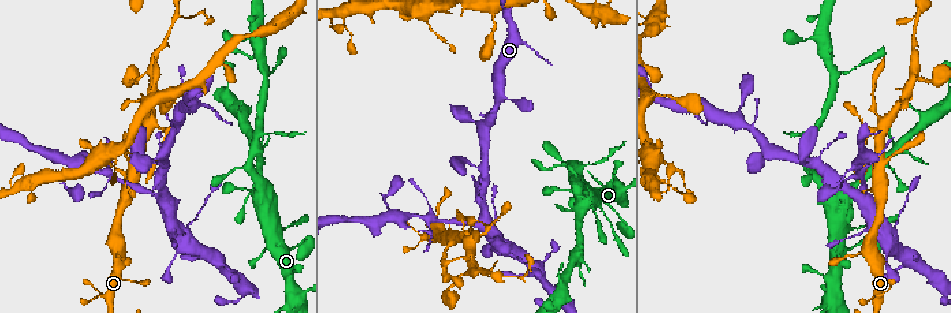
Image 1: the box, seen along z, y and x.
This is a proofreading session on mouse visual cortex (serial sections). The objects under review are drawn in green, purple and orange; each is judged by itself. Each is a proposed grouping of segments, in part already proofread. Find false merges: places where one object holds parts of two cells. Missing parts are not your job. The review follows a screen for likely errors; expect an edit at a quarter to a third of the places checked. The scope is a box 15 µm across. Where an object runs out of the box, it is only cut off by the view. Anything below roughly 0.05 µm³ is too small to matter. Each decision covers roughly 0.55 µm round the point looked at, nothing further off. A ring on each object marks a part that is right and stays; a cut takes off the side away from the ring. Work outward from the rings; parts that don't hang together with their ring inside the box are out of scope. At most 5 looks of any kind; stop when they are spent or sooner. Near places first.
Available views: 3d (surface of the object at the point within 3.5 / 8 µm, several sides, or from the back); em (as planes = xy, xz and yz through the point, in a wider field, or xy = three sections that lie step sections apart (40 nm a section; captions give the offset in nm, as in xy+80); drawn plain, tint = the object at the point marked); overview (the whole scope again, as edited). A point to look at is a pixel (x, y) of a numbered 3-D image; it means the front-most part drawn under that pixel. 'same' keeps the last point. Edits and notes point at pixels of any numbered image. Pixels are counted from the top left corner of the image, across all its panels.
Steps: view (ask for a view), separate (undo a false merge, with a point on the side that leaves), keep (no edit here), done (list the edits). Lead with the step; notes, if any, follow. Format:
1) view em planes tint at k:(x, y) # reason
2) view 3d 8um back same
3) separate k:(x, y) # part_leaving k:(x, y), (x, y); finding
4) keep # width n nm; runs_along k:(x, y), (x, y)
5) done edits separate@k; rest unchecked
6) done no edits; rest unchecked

view 3d 3.5um at 1:(487, 227) # narrows sharply

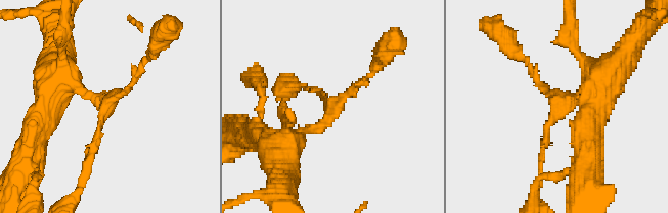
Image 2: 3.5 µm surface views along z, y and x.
view em planes tint at 2:(562, 108) # arms 3; arm_widths 100, 100, 300 nm

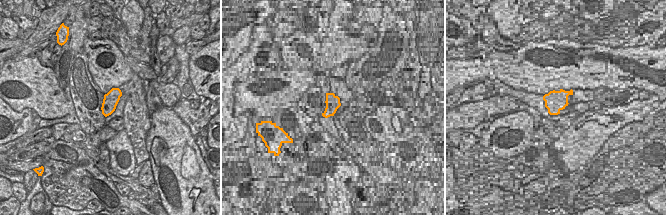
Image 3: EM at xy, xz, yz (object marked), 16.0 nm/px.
keep # width 240 nm; runs_along 2:(600, 83), (551, 117), (541, 163); all the same cell

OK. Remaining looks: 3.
view 3d 3.5um at 1:(848, 232) # three arms meet

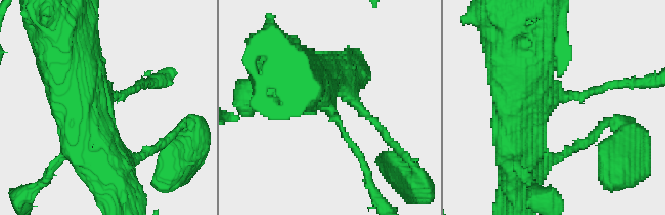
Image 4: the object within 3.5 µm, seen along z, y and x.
view em xy step 3 tint at 4:(325, 103) # arms 3; arm_widths 100, 500, 700 nm

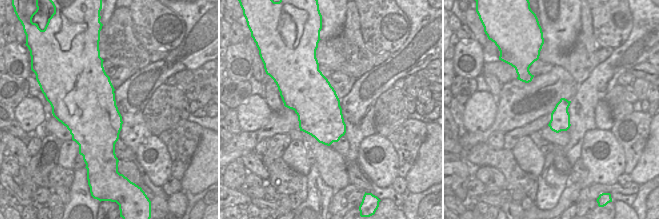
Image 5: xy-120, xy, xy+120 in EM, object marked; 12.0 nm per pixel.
keep # runs_along 4:(530, 148), (542, 99), (604, 90); all the same cell

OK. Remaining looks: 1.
done no edits; rest unchecked

